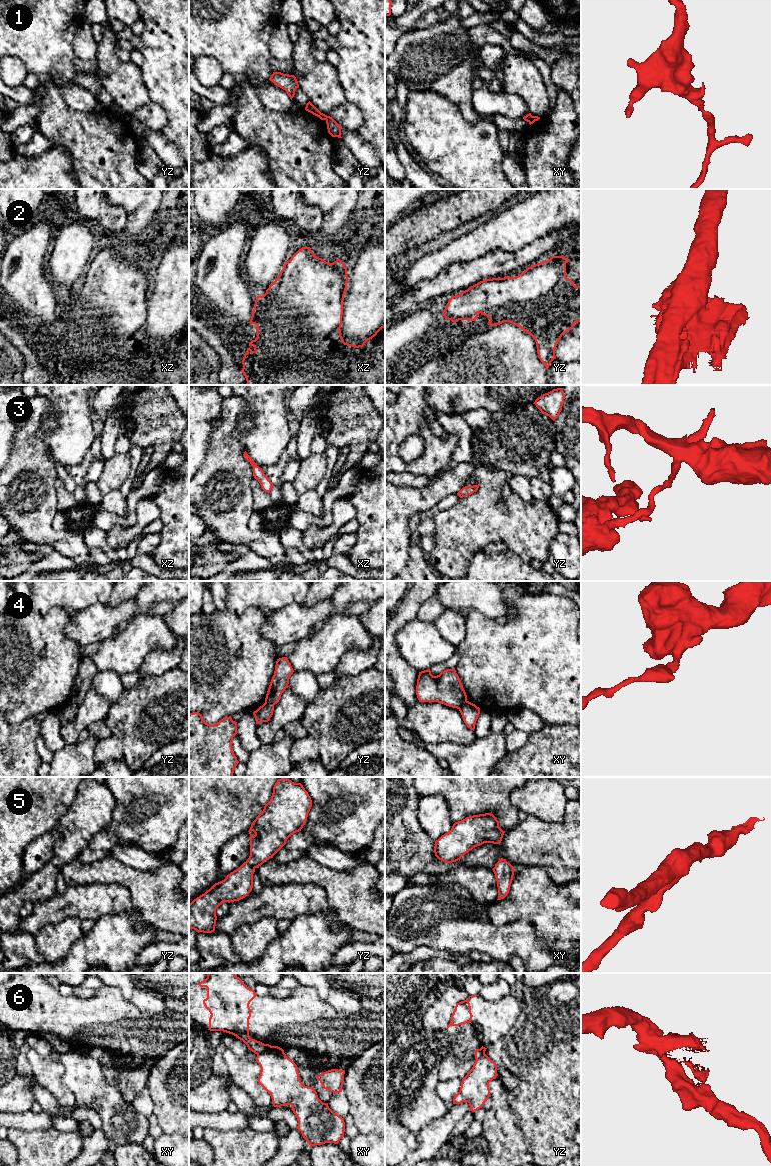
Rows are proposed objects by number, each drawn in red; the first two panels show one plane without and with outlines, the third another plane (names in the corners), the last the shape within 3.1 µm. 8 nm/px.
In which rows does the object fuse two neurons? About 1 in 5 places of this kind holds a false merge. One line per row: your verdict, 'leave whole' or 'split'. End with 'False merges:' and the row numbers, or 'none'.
1: split
2: leave whole
3: split
4: split
5: leave whole
6: split
False merges: 1, 3, 4, 6

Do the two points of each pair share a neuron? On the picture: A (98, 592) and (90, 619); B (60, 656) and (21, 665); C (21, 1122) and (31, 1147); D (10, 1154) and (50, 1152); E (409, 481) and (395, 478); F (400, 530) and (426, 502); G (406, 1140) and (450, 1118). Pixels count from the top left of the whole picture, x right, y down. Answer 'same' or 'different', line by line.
A: different
B: same
C: different
D: different
E: same
F: same
G: different

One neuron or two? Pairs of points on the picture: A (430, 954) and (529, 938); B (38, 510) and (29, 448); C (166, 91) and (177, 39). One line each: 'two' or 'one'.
A: two
B: one
C: one

